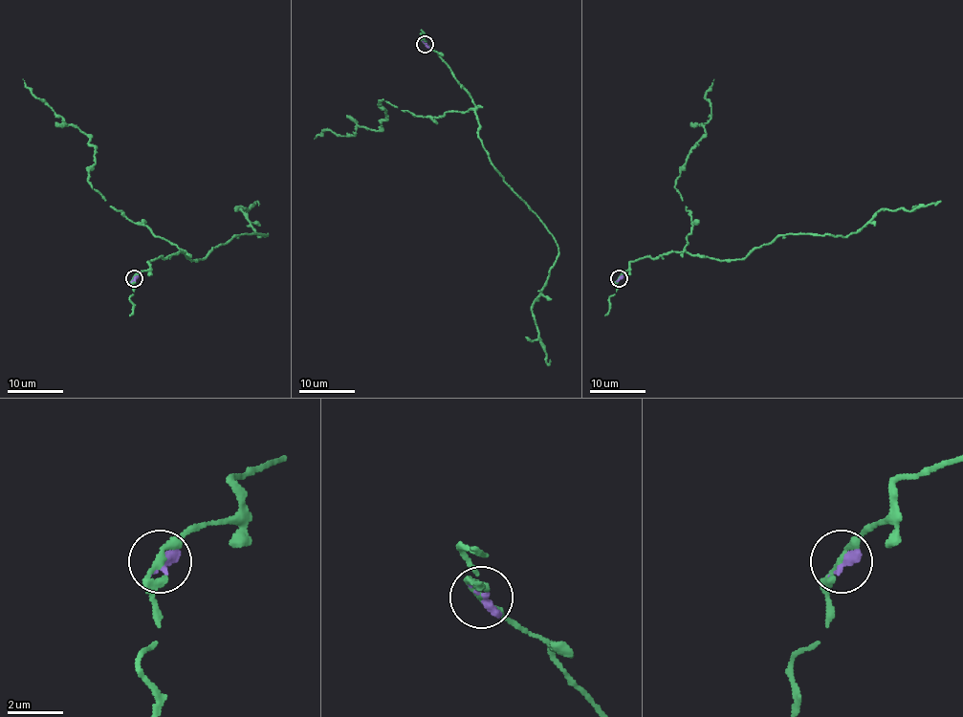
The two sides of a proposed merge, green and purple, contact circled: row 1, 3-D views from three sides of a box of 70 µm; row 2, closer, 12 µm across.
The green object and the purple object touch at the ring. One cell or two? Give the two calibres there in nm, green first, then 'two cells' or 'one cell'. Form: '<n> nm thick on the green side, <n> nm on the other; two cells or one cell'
190 nm thick on the green side, 340 nm on the other; one cell

